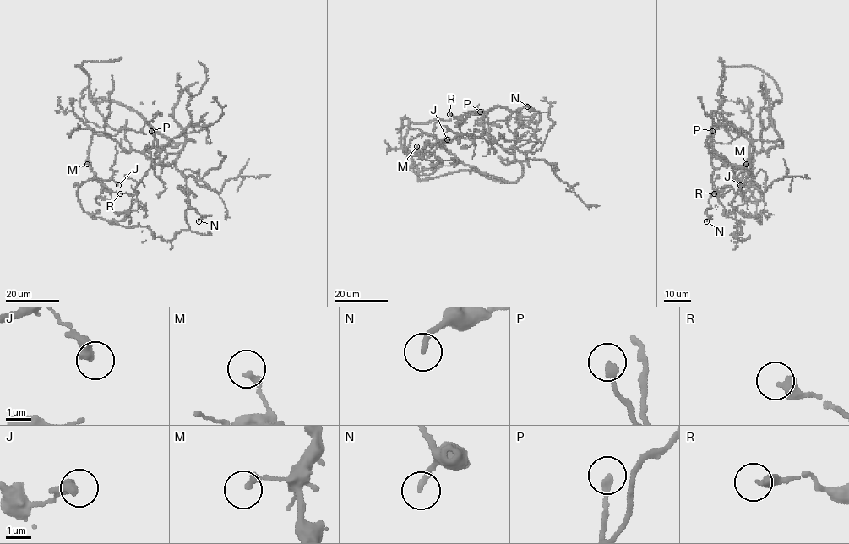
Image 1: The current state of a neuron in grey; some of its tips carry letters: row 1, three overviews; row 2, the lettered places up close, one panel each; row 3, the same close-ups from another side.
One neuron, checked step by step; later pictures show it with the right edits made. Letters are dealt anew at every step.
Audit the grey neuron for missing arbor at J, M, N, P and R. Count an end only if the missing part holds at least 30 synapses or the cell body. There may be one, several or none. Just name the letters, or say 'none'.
none

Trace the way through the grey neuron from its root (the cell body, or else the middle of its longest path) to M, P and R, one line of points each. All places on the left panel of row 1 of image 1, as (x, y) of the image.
M: (193, 141), (182, 142), (176, 147), (149, 147), (141, 151), (126, 152), (113, 139), (94, 134), (87, 164)
P: (193, 141), (186, 140), (183, 148), (171, 163), (157, 165), (155, 161), (157, 144), (151, 131)
R: (193, 141), (186, 140), (171, 163), (157, 165), (155, 139), (151, 167), (135, 194), (120, 193)

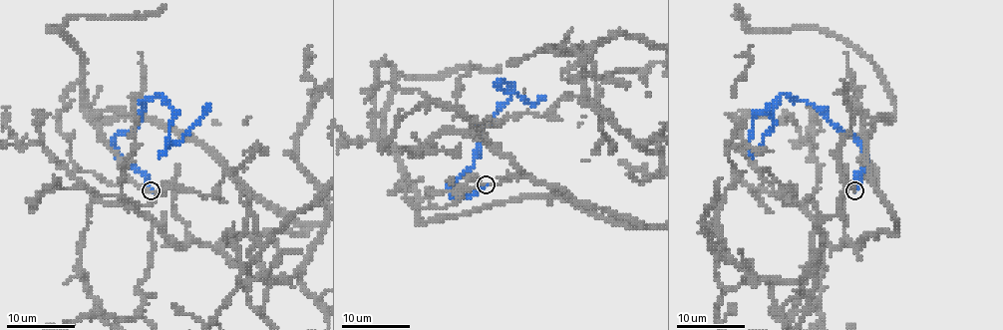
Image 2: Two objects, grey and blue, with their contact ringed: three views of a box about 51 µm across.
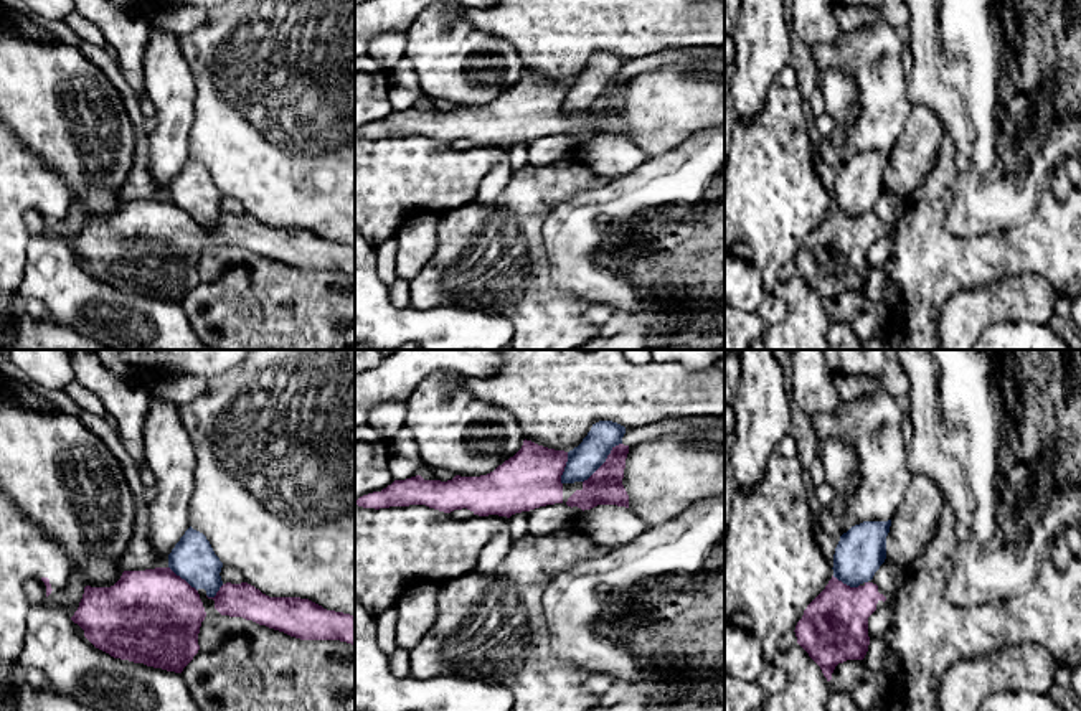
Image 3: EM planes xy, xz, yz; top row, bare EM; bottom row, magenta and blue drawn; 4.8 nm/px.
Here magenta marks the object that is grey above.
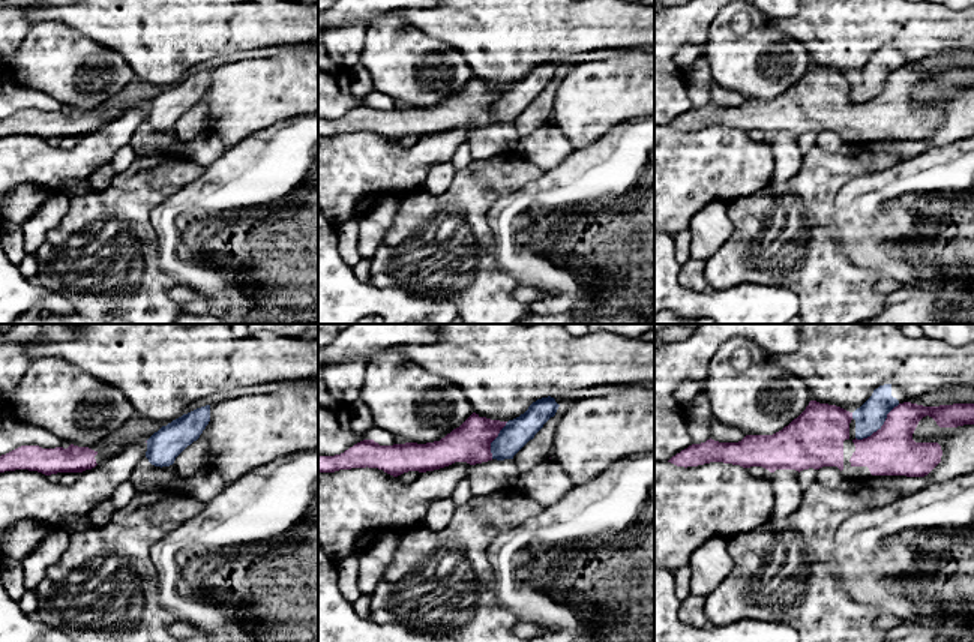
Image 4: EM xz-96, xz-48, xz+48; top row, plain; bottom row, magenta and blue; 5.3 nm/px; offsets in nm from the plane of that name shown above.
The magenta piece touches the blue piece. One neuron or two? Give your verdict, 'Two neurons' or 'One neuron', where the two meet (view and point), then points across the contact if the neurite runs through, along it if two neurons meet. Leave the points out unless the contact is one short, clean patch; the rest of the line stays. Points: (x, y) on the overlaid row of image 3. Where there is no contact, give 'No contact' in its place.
Two neurons. Touches magenta at xz (604, 462). Boundary: xz (621, 442), (583, 482)

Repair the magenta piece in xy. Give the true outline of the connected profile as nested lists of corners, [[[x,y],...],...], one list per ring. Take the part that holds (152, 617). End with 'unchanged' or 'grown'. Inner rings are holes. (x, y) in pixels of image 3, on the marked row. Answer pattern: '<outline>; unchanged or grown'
[[[170,567],[124,571],[111,587],[84,587],[71,617],[114,658],[182,673],[198,653],[206,612],[200,594]]]; unchanged

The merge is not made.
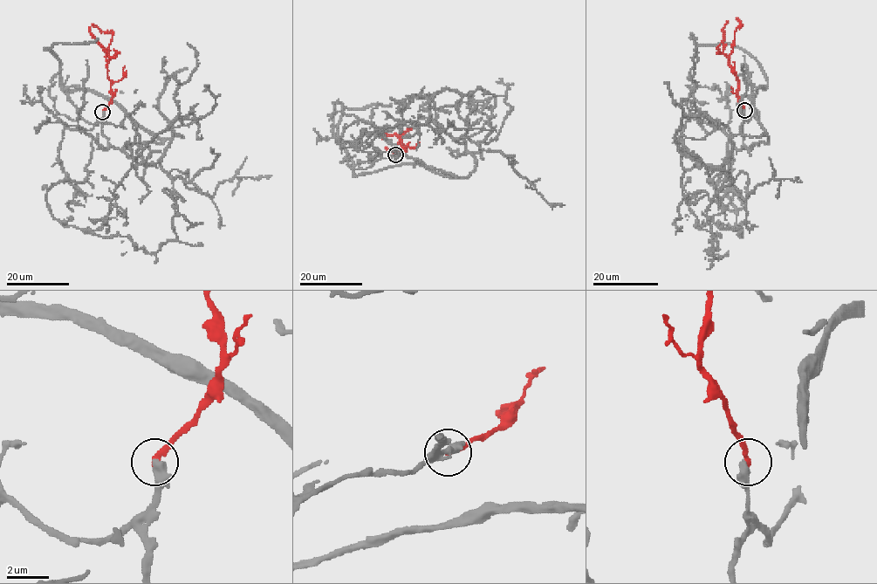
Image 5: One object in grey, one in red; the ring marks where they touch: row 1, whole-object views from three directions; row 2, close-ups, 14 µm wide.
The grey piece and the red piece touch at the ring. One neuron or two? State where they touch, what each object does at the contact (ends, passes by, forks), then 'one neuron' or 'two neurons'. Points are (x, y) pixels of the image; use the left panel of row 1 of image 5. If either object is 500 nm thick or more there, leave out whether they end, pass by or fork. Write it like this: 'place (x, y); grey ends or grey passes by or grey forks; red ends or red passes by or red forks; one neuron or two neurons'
place (102, 112); grey ends; red ends; one neuron

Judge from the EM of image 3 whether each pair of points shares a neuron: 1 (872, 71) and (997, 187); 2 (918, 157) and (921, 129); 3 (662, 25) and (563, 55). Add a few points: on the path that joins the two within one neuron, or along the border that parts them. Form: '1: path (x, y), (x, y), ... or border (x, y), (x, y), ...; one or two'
1: border (905, 78), (905, 96), (913, 104); two
2: path (918, 150), (921, 136); one
3: path (637, 25), (593, 25), (588, 30); one

